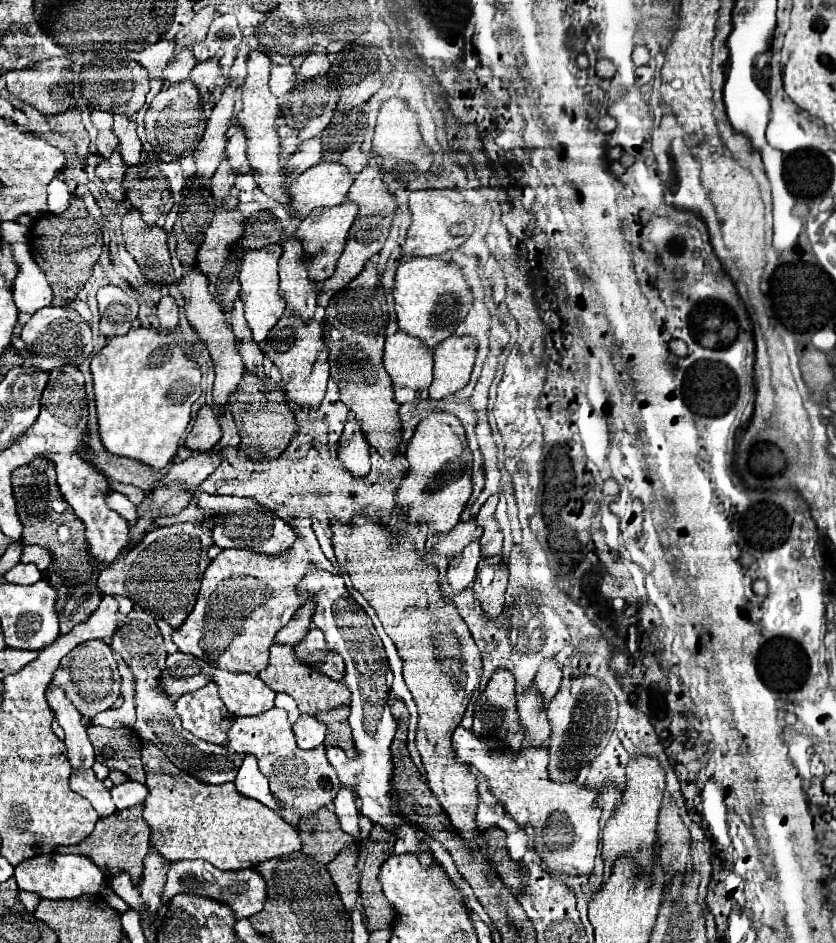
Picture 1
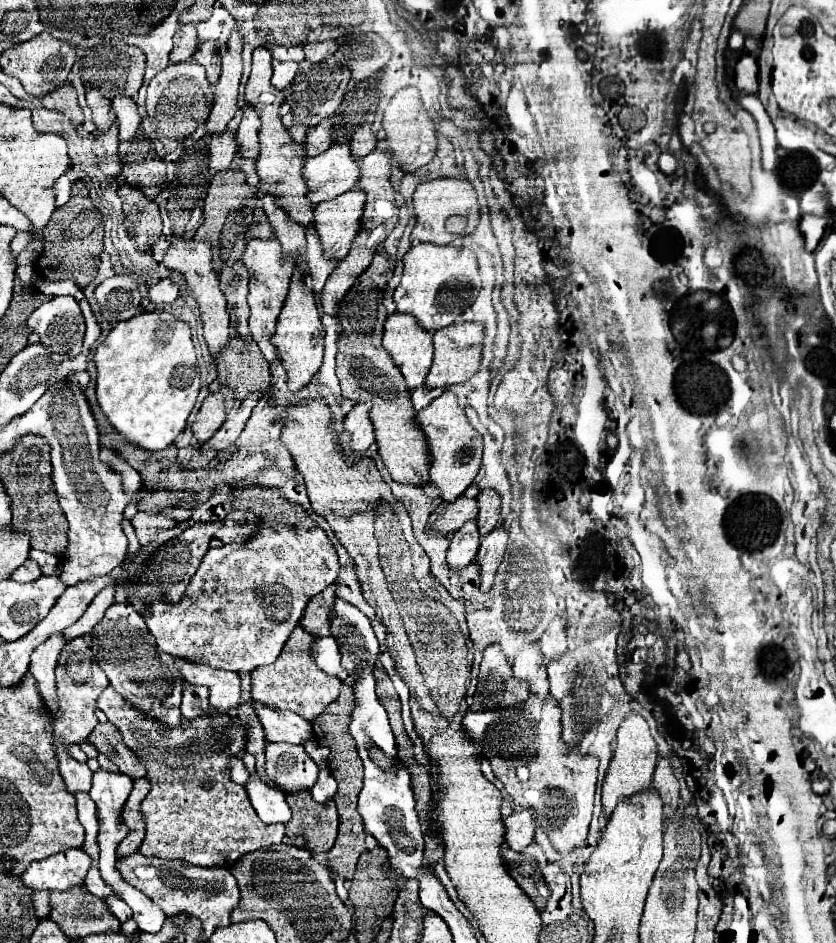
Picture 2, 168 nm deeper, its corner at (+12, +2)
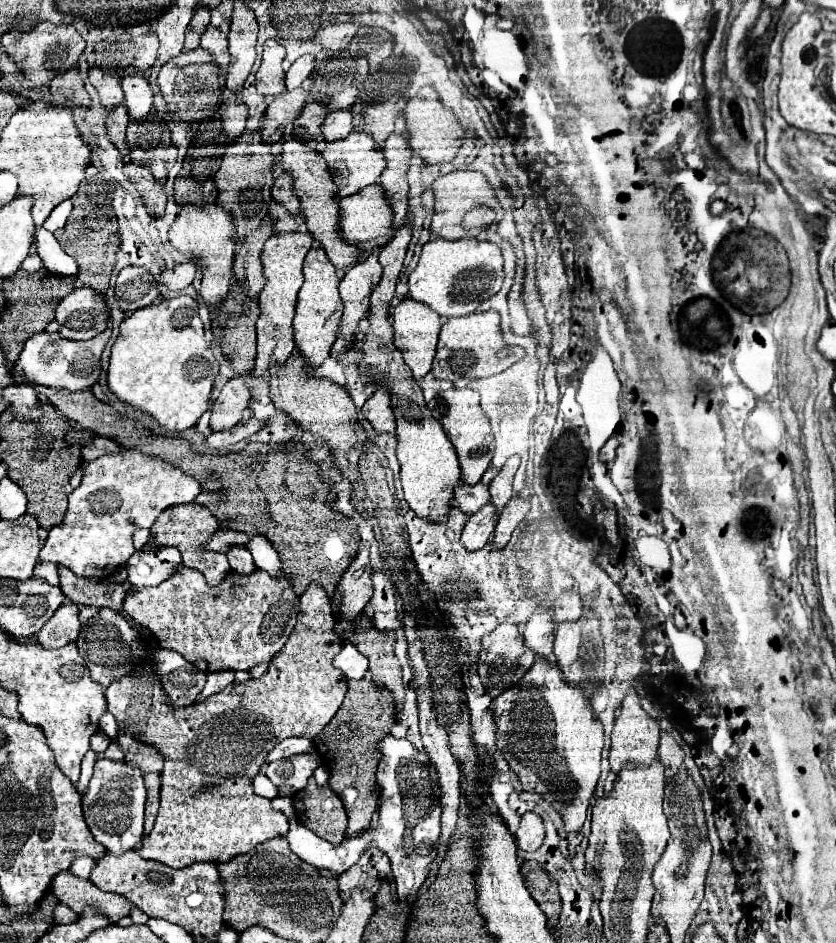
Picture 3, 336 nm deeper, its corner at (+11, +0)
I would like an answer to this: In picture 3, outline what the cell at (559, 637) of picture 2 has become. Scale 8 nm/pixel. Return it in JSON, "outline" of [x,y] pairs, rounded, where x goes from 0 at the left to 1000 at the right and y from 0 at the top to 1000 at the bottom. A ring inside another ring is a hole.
{"outline":[[[685,627],[673,629],[661,639],[661,661],[664,661],[664,665],[669,665],[671,661],[690,659],[695,654],[695,650],[697,650],[697,639],[695,639],[693,631],[685,629]]]}

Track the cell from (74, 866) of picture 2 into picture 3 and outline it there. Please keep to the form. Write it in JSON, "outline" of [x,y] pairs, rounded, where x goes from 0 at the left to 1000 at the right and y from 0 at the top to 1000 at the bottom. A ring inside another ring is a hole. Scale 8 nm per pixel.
{"outline":[[[92,909],[92,911],[85,915],[83,926],[90,928],[90,930],[97,930],[97,932],[106,932],[109,922],[111,922],[111,911],[109,911],[109,909]]]}

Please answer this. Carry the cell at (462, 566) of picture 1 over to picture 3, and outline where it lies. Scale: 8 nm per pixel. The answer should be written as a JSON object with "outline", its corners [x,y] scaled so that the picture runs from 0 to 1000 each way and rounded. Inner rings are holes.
{"outline":[[[583,533],[571,544],[566,544],[551,565],[551,576],[556,578],[556,582],[571,584],[571,582],[580,580],[592,561],[592,555],[594,555],[594,546],[592,546],[592,538],[587,538],[587,533]]]}

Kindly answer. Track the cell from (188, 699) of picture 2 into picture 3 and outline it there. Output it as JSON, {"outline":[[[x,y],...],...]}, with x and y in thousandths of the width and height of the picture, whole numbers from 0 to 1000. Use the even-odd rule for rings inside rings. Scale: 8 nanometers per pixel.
{"outline":[[[260,712],[260,714],[250,714],[243,733],[236,737],[236,743],[245,743],[245,741],[250,741],[252,737],[257,737],[260,733],[267,733],[274,724],[279,724],[279,716],[281,716],[281,712]]]}

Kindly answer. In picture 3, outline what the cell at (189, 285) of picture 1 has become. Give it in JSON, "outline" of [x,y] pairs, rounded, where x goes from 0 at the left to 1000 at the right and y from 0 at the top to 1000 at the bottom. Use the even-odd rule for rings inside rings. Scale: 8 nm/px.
{"outline":[[[224,217],[214,224],[207,241],[202,243],[202,258],[221,270],[231,270],[243,287],[240,296],[240,315],[250,328],[264,326],[267,317],[272,315],[276,302],[276,281],[281,270],[279,251],[279,232],[264,220],[248,217],[245,222]]]}

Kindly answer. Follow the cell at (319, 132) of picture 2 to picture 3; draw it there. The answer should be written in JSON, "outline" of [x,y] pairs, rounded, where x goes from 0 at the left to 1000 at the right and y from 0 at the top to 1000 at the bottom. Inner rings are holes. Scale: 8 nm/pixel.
{"outline":[[[398,118],[398,120],[394,120],[389,124],[386,133],[384,133],[384,139],[386,139],[386,147],[391,152],[413,147],[422,139],[420,120],[417,118]]]}

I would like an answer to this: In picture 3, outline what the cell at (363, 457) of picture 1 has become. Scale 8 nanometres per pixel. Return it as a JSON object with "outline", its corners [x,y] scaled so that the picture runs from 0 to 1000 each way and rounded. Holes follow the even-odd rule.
{"outline":[[[451,413],[446,421],[439,423],[434,429],[432,438],[437,438],[437,444],[444,449],[446,457],[458,461],[458,459],[470,459],[472,457],[472,440],[465,432],[465,417],[463,413]]]}

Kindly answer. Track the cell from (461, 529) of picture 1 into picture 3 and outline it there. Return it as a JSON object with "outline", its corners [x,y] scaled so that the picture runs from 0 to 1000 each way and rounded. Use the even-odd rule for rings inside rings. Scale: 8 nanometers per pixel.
{"outline":[[[568,512],[568,514],[547,514],[544,516],[544,538],[554,542],[556,546],[571,544],[583,531],[585,531],[585,521],[580,512]]]}

